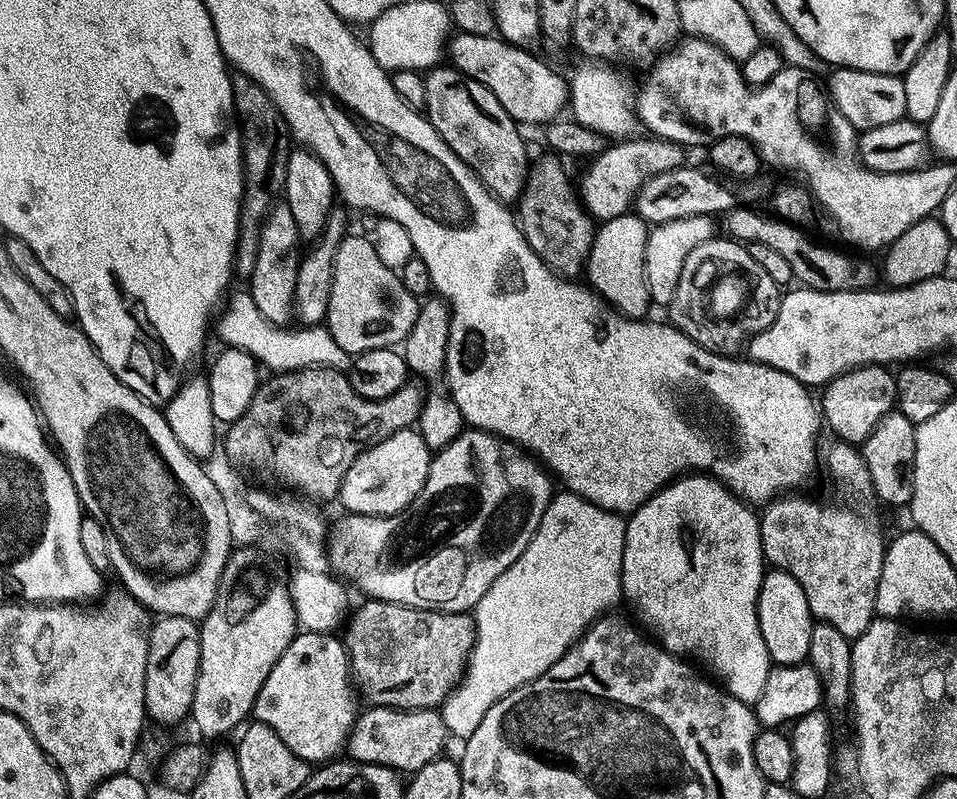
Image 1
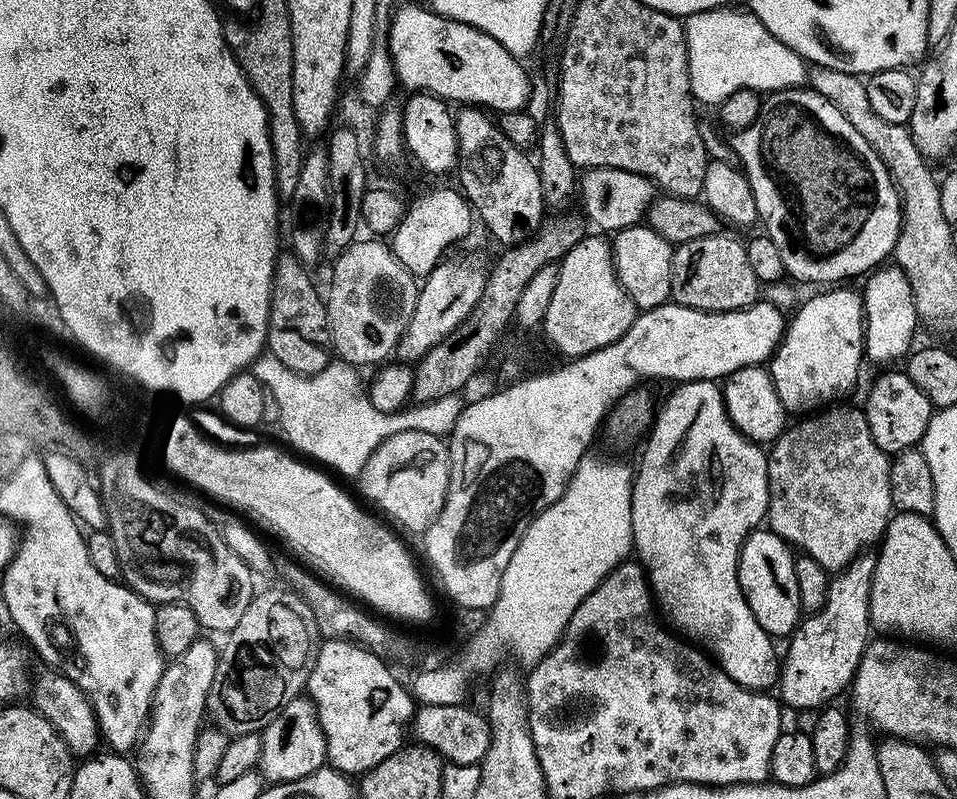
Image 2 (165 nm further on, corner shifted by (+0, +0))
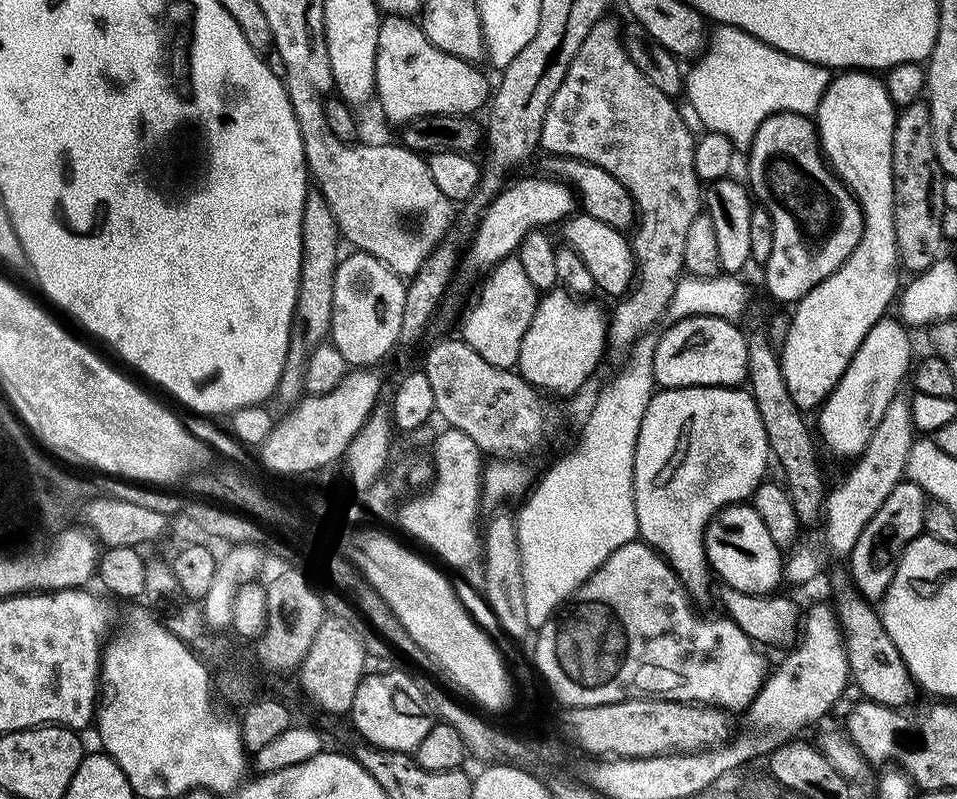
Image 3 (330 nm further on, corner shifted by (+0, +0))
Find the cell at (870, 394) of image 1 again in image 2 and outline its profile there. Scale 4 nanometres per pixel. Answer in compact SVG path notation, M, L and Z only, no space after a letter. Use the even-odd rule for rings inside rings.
M892 370L881 371L884 373L873 382L868 397L862 401L862 407L876 445L883 452L895 454L917 447L923 441L934 409L930 398L926 398L926 394L922 394L922 390L910 382L907 371L888 371Z

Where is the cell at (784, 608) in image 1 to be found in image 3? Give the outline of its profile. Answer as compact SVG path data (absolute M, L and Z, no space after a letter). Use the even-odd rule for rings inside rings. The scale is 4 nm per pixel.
M751 503L732 504L716 515L704 531L704 549L708 554L708 566L721 577L723 583L746 594L766 596L777 591L784 580L785 557L782 550L770 538L770 530L752 508Z

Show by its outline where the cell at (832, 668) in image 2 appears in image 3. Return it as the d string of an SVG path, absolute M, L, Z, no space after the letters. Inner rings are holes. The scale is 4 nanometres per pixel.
M905 478L898 486L894 486L894 490L890 490L890 495L886 502L882 502L878 514L874 514L874 518L866 522L862 534L858 534L854 550L846 557L846 568L855 591L865 600L883 601L890 582L894 582L894 574L906 546L910 546L910 542L917 540L924 532L924 519L929 503L928 493L923 492L913 480Z

